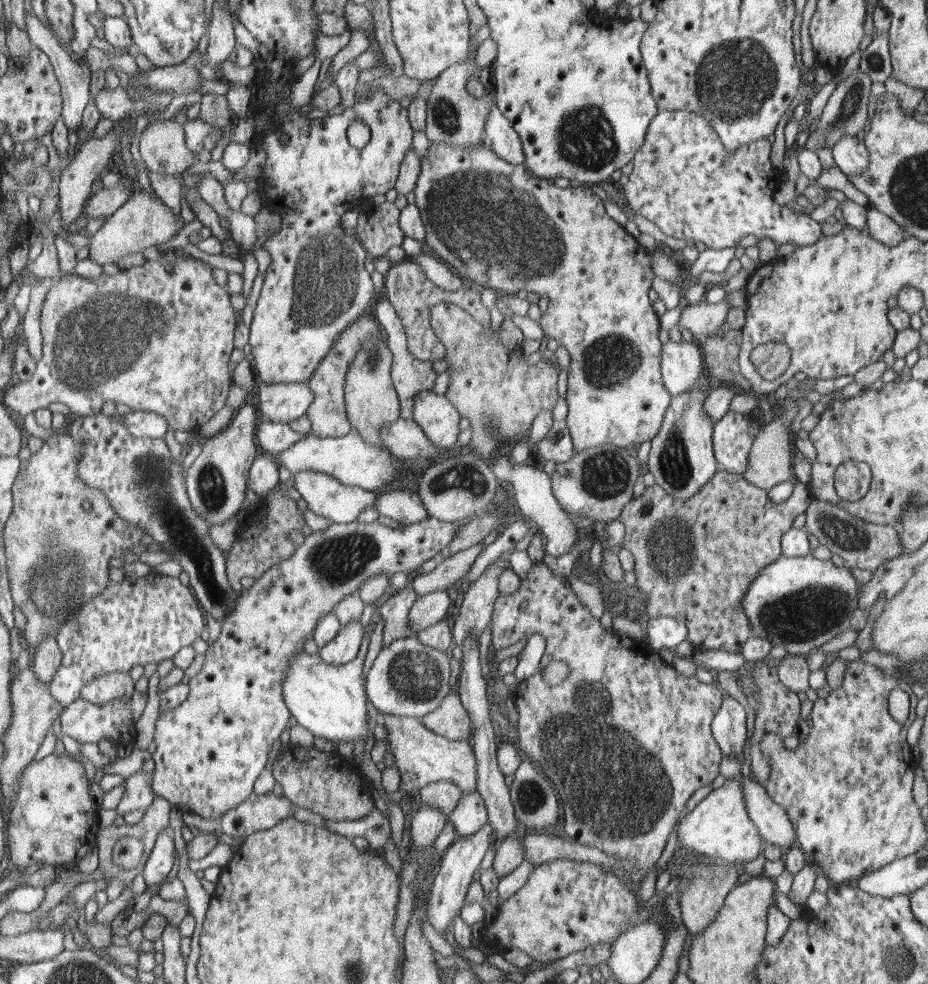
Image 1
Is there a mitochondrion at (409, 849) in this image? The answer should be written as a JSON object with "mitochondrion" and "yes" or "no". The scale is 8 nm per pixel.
{"mitochondrion":"no"}

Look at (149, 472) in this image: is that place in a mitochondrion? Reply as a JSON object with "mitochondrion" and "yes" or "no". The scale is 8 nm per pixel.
{"mitochondrion":"yes"}

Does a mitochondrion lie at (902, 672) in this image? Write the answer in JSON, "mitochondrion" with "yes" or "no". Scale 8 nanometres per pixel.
{"mitochondrion":"no"}

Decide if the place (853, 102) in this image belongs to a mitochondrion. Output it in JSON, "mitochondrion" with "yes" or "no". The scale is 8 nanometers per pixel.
{"mitochondrion":"yes"}

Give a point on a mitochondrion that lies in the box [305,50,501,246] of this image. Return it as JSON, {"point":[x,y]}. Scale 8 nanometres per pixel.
{"point":[446,113]}

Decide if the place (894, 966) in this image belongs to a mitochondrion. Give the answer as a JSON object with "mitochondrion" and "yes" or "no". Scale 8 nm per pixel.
{"mitochondrion":"yes"}

